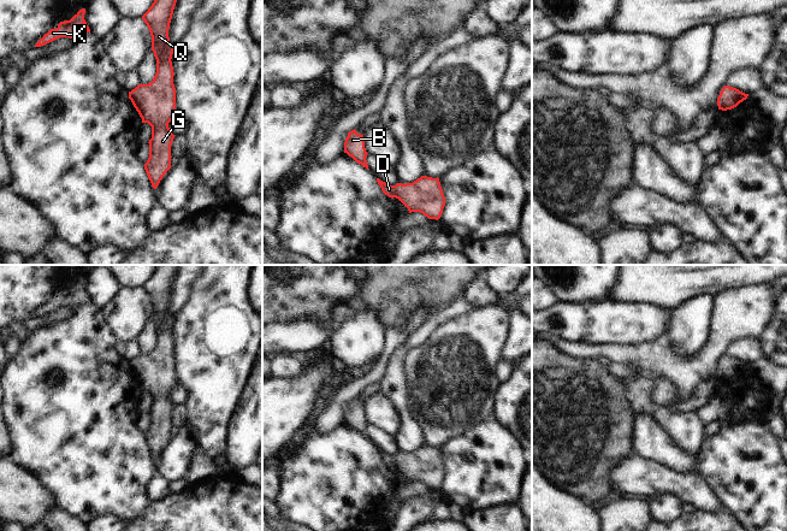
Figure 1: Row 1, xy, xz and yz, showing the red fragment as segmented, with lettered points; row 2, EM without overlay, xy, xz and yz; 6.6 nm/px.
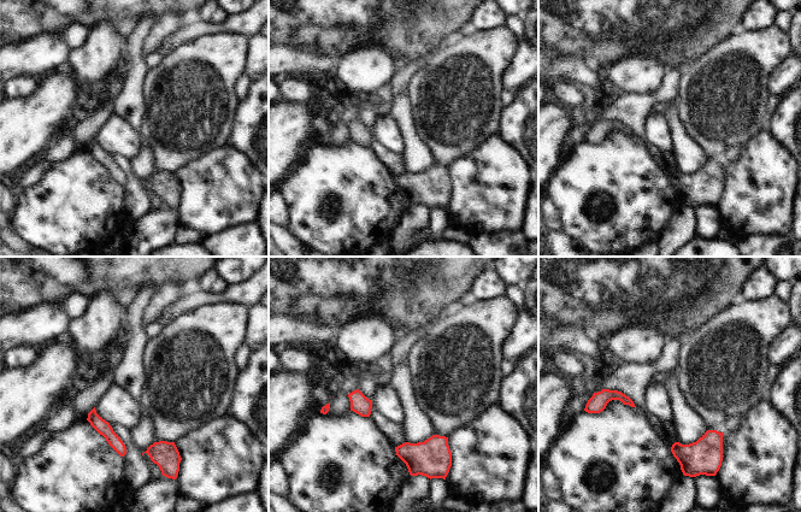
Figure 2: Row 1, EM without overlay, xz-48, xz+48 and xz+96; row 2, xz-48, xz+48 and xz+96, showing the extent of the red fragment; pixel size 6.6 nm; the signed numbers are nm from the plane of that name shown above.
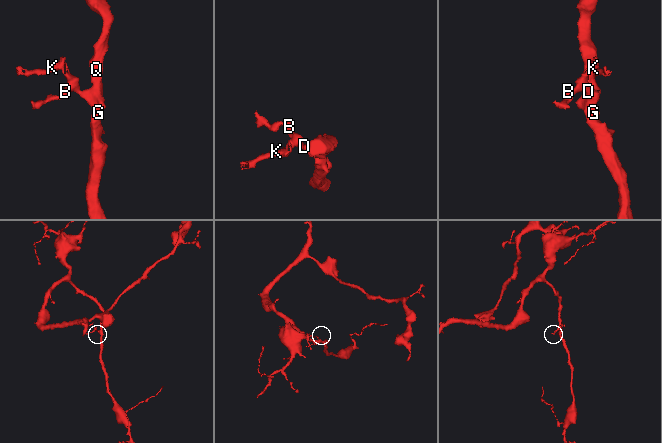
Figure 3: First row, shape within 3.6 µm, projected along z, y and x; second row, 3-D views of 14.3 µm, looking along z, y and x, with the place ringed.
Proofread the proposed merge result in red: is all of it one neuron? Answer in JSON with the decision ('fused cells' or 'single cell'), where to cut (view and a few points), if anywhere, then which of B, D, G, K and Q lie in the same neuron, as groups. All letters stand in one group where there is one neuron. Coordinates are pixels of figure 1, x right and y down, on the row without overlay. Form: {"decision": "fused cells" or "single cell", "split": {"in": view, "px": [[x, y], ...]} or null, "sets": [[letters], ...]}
{"decision": "single cell", "split": null, "sets": [["B", "D", "G", "K", "Q"]]}

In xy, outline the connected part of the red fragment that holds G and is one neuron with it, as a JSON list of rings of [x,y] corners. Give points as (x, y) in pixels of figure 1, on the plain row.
[[[156,265],[142,285],[152,306],[152,320],[156,329],[156,343],[148,354],[138,354],[129,361],[129,368],[142,388],[152,396],[149,427],[144,439],[154,459],[171,438],[171,415],[174,405],[168,393],[177,385],[173,354],[172,324],[168,299],[178,265]]]

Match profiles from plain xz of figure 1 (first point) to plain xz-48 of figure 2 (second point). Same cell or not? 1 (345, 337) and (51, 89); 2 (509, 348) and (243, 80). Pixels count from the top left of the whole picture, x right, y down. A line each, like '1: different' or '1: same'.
1: different
2: different

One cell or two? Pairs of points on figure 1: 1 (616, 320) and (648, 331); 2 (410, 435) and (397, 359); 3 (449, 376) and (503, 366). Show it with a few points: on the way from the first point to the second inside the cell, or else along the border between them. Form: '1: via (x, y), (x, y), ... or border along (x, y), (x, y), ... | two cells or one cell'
1: via (623, 324), (635, 324), (640, 329) | one cell
2: via (404, 416), (396, 393), (396, 378) | one cell
3: border along (501, 357), (493, 372), (495, 378), (499, 383) | two cells

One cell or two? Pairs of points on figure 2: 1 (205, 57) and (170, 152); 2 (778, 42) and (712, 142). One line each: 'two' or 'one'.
1: one
2: one

